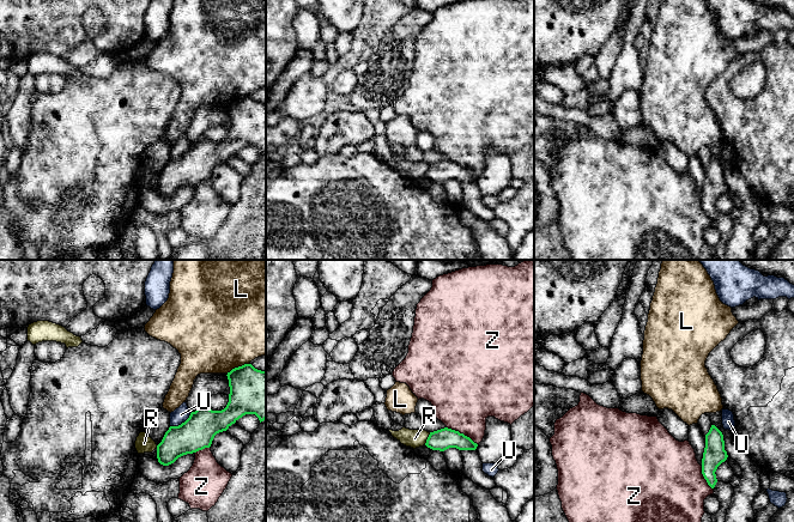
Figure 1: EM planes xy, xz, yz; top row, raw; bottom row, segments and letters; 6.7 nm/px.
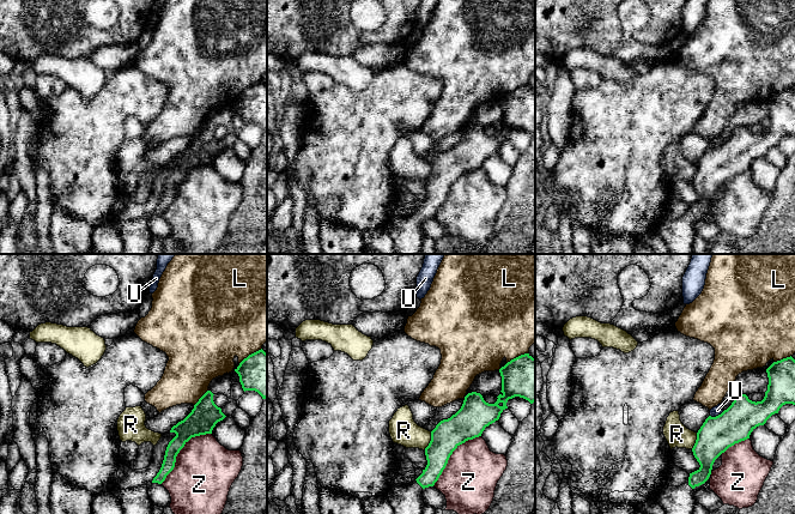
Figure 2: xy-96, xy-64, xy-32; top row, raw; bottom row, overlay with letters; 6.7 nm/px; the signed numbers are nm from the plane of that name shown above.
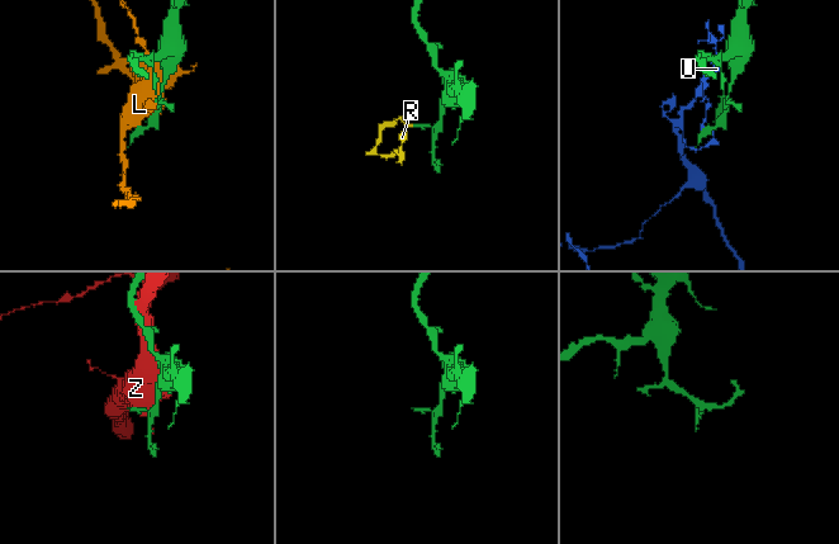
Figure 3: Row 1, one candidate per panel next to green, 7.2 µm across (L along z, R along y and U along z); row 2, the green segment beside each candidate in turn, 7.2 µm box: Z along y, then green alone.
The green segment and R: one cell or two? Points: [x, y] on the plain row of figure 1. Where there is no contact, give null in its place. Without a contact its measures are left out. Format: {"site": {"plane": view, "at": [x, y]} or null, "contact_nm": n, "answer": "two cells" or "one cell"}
{"site": {"plane": "xz", "at": [428, 170]}, "contact_nm": 100, "answer": "two cells"}

